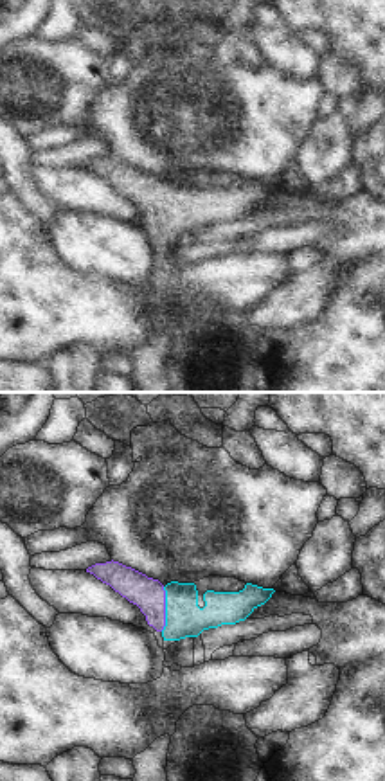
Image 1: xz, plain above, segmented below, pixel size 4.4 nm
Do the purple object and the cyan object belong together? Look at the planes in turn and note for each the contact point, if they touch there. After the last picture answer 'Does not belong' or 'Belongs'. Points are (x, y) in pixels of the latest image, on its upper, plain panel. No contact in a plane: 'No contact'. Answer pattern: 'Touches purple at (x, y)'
Touches purple at (164, 206)

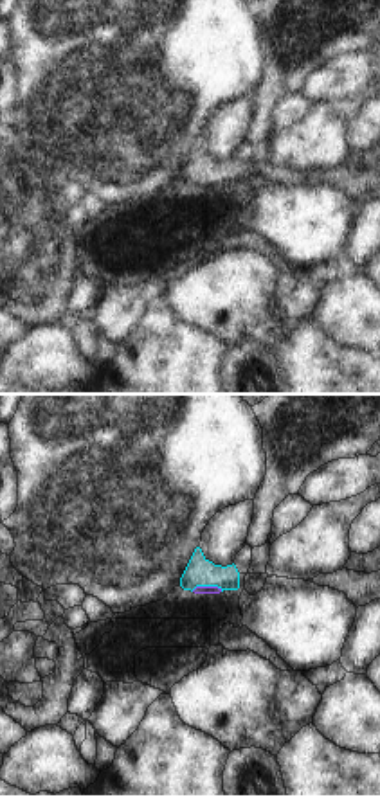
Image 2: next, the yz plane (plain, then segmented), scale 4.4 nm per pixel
Touches purple at (206, 184)

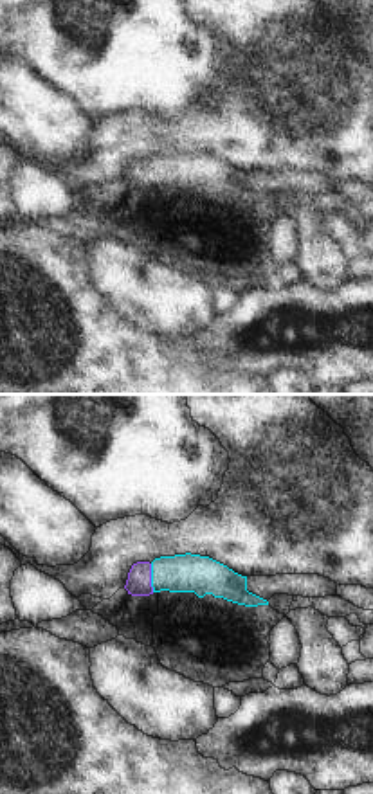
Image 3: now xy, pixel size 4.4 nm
Touches purple at (150, 175)

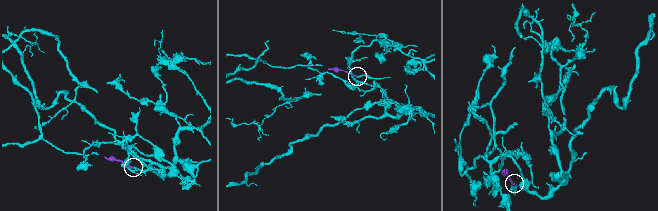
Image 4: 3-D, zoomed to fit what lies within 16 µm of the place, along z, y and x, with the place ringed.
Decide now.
Belongs

